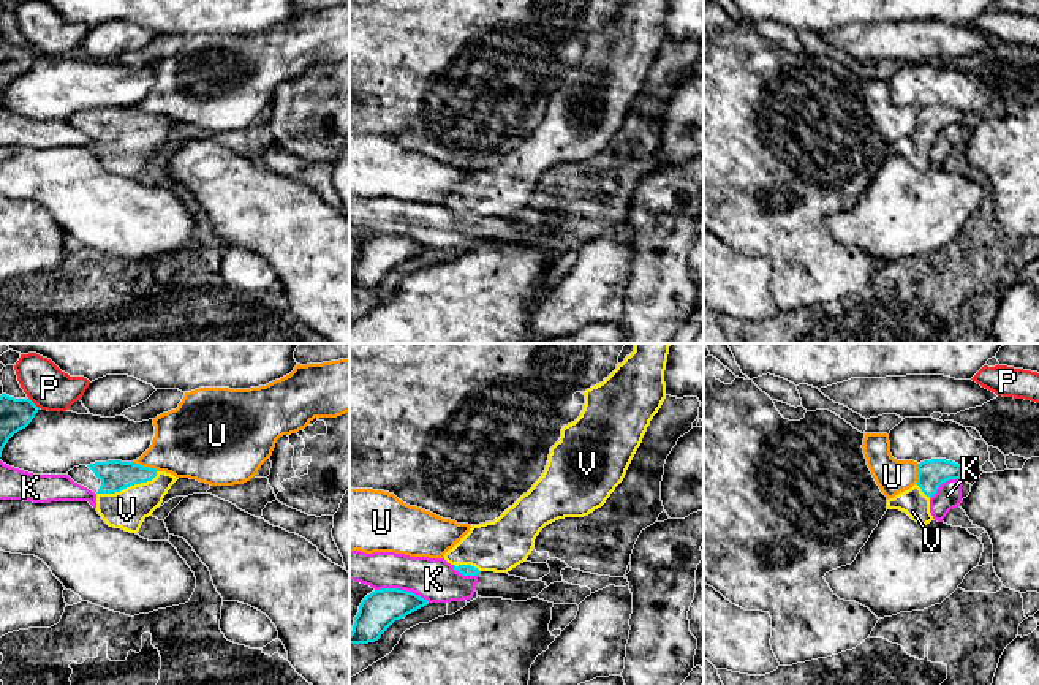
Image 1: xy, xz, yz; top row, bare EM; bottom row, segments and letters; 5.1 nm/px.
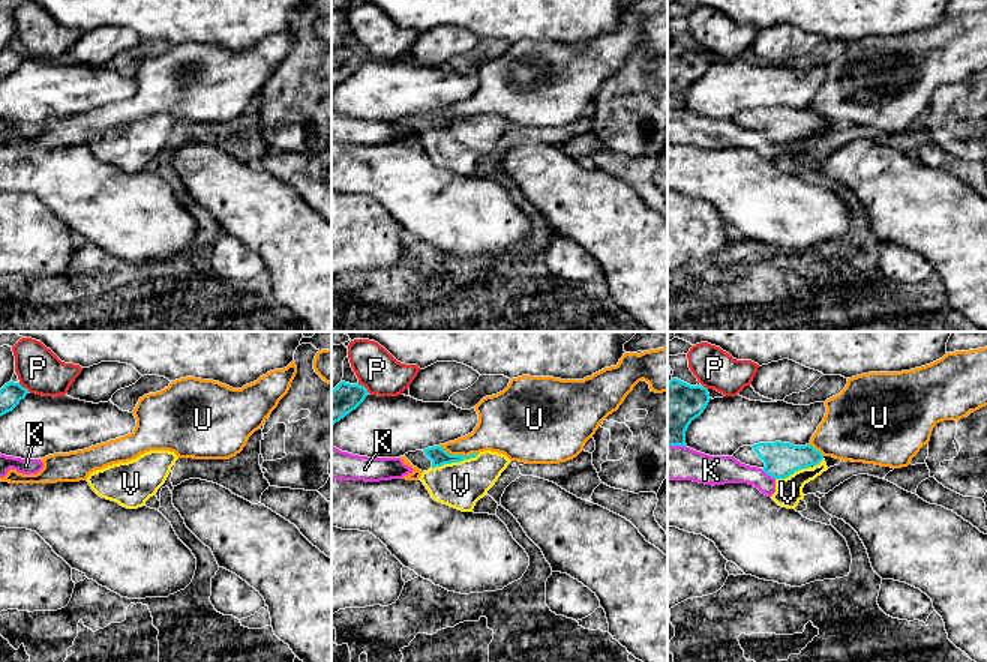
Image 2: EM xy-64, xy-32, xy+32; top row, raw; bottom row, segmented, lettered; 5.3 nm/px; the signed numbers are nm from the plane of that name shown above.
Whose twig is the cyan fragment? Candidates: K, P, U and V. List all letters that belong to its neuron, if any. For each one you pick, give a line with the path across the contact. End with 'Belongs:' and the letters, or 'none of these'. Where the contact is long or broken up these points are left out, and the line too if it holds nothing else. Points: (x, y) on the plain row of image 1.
V: across xy (116, 121), (128, 132), (127, 155)
Belongs: V

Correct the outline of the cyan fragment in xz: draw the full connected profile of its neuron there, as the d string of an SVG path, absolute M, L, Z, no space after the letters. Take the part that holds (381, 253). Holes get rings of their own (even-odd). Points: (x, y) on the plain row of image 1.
M381 234L372 237L362 245L359 258L354 263L349 290L378 286L395 266L400 266L427 250L427 245L406 236Z

